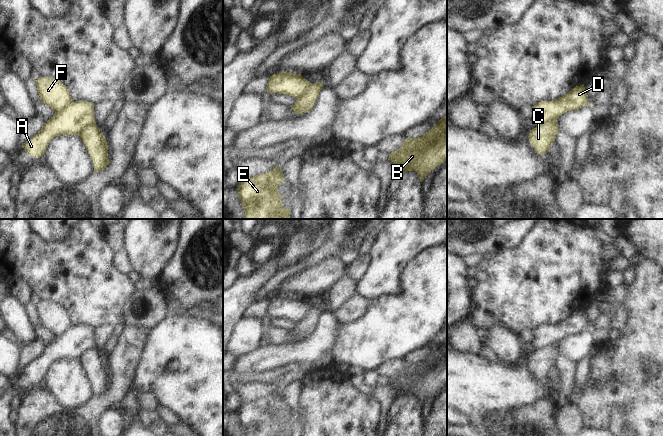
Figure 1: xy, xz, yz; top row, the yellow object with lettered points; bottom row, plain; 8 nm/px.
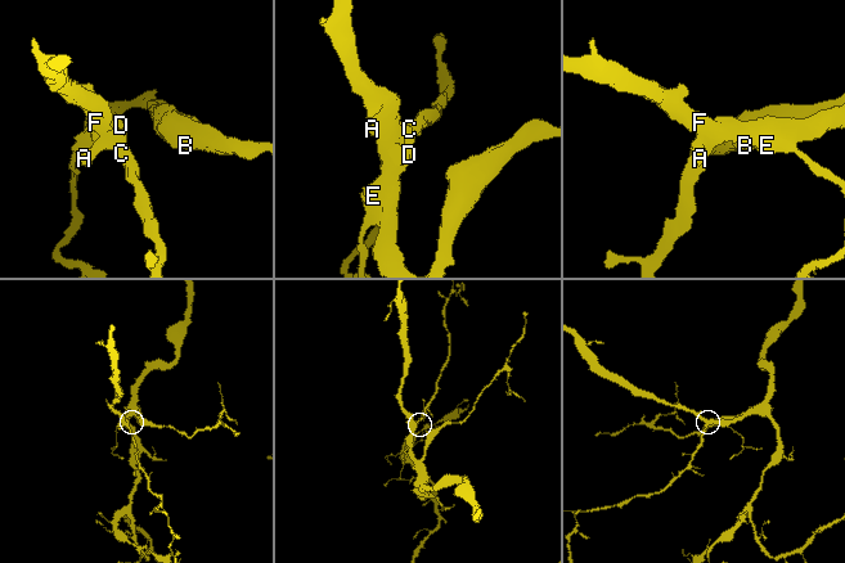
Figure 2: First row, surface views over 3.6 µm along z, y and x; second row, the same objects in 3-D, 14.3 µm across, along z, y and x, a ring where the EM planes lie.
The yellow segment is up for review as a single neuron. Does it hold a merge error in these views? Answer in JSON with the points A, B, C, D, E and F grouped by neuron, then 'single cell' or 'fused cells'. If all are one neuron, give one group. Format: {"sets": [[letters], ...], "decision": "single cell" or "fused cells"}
{"sets": [["A", "D"], ["B", "C", "E", "F"]], "decision": "fused cells"}

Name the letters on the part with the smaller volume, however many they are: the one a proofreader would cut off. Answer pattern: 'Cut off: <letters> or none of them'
Cut off: A, D

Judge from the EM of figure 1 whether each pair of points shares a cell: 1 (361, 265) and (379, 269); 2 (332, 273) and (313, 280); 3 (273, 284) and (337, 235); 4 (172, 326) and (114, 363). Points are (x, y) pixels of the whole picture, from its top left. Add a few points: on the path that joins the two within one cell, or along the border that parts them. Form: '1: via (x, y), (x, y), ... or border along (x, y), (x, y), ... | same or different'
1: border along (368, 253), (368, 268), (354, 283) | different
2: via (327, 273), (318, 278) | same
3: via (290, 269), (323, 252) | same
4: border along (148, 330), (141, 356), (136, 366) | different

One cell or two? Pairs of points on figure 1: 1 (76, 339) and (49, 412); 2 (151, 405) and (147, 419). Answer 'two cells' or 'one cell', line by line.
1: two cells
2: two cells

